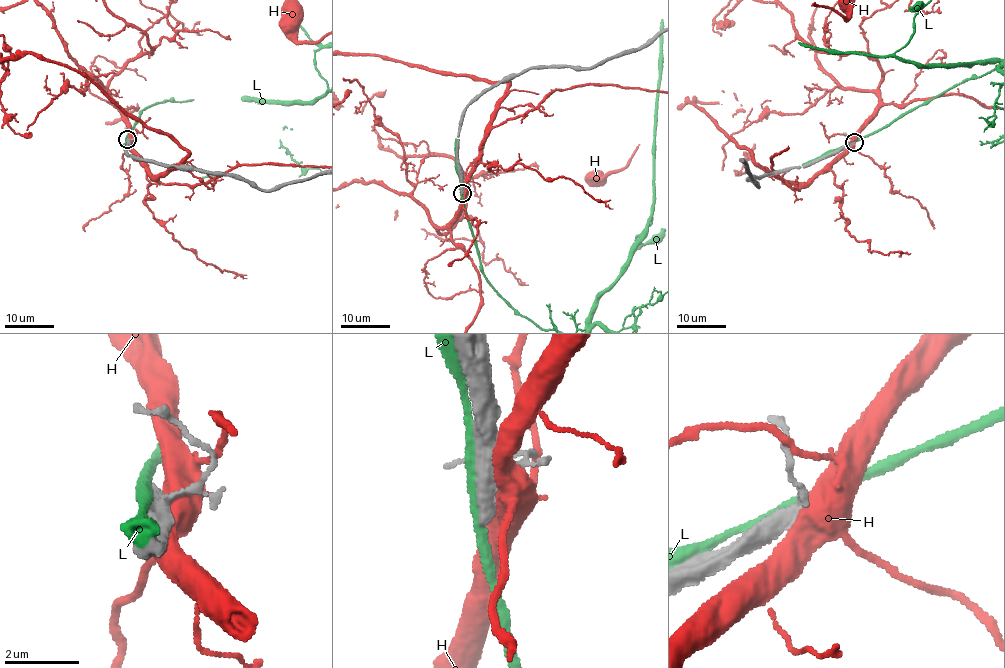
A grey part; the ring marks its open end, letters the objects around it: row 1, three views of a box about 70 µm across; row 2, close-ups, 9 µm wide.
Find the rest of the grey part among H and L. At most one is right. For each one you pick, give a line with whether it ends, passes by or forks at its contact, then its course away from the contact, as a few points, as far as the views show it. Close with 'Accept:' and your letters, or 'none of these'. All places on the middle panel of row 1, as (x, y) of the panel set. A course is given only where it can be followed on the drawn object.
Accept: none of these

